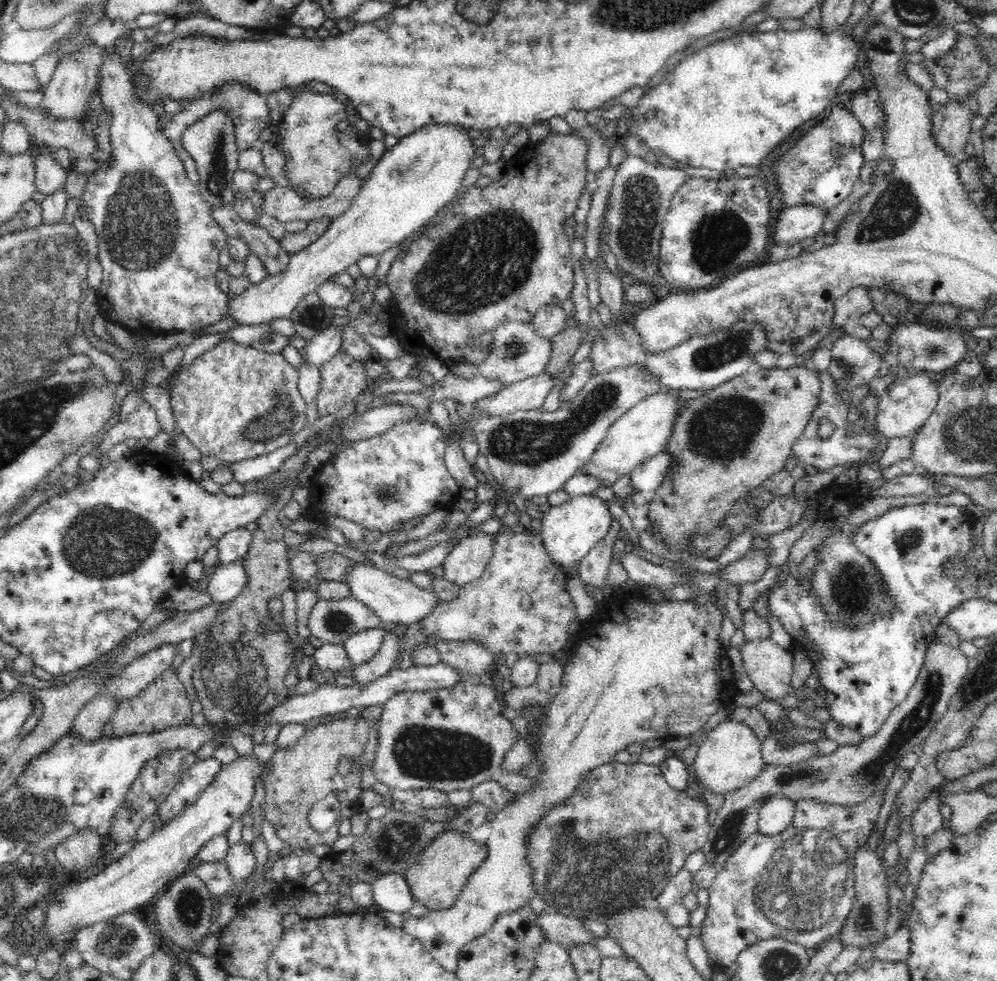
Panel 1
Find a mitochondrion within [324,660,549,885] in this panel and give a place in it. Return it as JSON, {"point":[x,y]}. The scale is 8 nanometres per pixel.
{"point":[433,754]}

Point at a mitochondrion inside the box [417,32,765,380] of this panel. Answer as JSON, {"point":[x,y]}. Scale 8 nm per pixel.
{"point":[640,205]}

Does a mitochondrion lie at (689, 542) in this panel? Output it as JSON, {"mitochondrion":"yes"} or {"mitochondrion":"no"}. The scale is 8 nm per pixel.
{"mitochondrion":"no"}

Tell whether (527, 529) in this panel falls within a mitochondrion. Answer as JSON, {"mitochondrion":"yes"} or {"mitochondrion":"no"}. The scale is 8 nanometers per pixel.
{"mitochondrion":"no"}

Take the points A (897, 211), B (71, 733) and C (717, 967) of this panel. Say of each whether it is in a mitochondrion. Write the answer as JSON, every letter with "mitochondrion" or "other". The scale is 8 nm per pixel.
{"A":"mitochondrion","B":"other","C":"other"}

